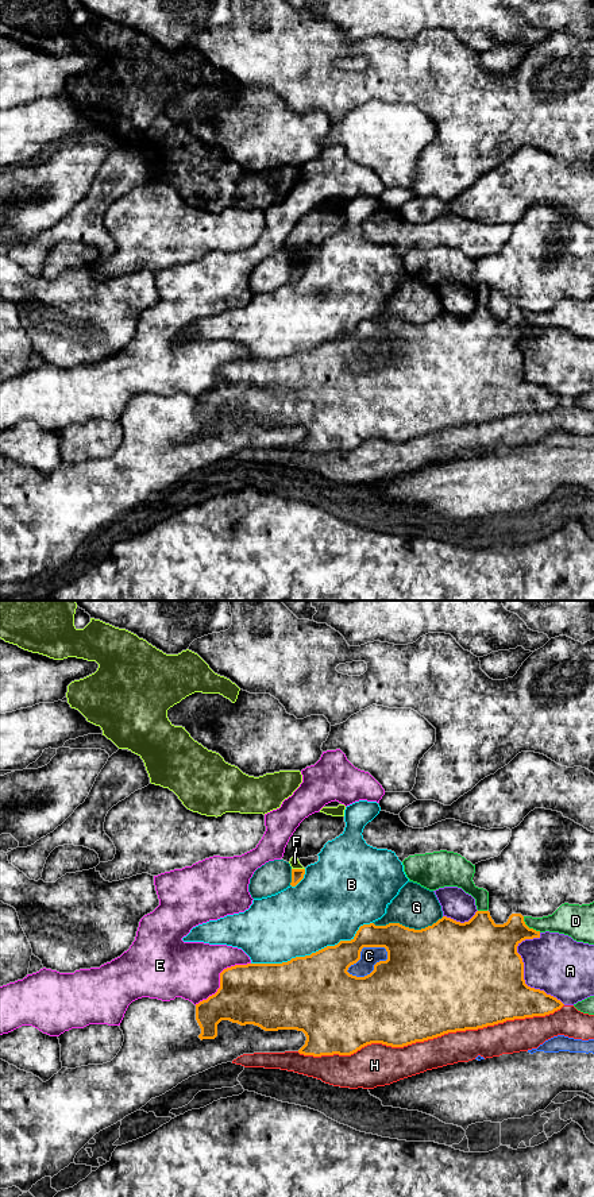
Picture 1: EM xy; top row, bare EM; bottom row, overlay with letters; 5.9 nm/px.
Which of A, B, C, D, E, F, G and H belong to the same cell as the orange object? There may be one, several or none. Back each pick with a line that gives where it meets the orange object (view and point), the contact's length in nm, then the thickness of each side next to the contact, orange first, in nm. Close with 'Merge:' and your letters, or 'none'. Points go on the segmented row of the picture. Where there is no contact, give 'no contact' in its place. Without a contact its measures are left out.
Merge: none

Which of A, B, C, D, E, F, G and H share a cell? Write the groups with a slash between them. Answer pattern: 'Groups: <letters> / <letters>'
Groups: A F / B / C / D / E / G / H

